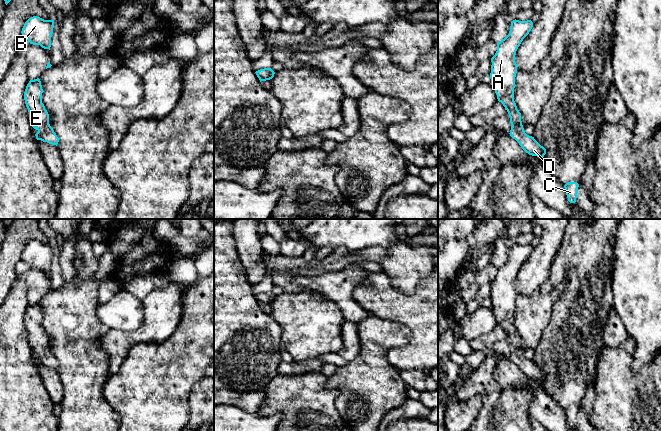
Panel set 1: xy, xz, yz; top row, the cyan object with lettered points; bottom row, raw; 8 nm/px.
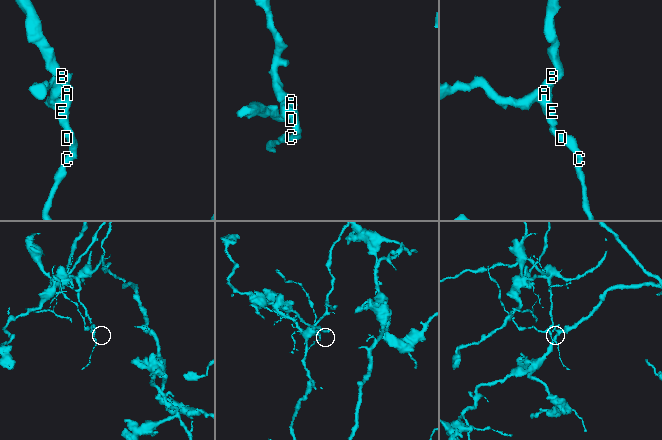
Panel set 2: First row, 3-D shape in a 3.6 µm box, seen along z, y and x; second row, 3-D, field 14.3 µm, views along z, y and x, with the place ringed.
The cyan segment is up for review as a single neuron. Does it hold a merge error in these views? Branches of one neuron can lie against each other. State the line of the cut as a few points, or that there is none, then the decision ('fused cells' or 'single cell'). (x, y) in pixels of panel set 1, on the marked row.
no cut | single cell

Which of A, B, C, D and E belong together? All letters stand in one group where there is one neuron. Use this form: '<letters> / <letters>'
A B C D E

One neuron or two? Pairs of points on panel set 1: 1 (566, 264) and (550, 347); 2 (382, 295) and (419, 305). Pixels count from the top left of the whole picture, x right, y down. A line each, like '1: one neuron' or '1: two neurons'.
1: one neuron
2: one neuron

